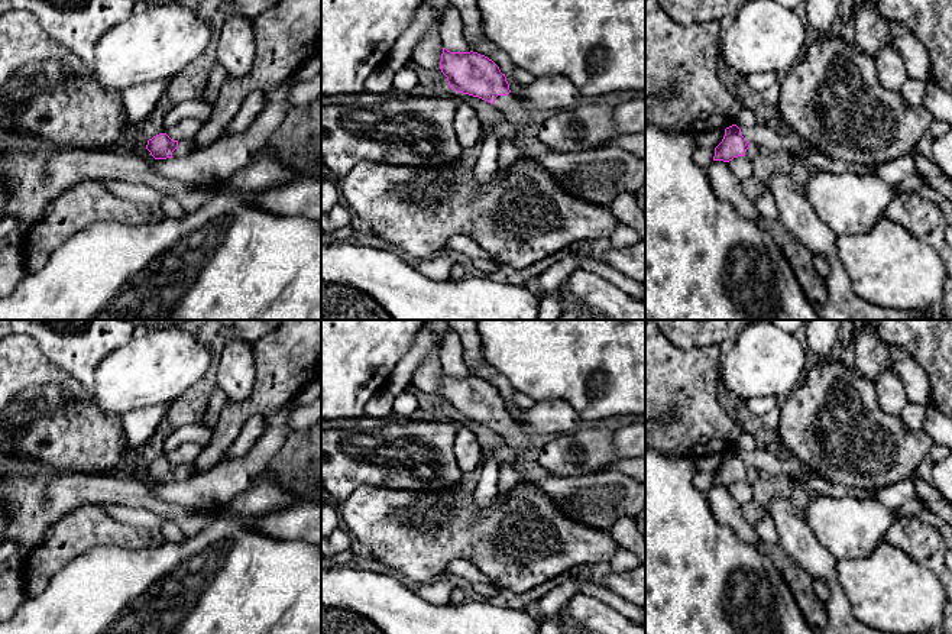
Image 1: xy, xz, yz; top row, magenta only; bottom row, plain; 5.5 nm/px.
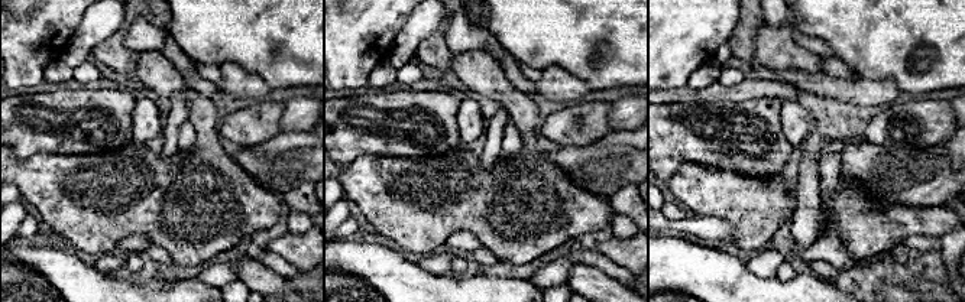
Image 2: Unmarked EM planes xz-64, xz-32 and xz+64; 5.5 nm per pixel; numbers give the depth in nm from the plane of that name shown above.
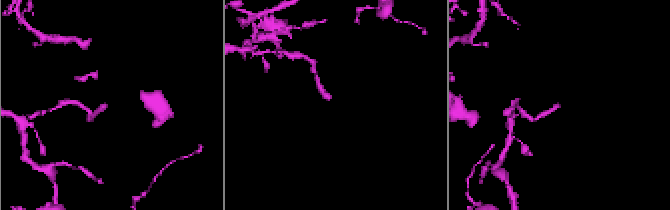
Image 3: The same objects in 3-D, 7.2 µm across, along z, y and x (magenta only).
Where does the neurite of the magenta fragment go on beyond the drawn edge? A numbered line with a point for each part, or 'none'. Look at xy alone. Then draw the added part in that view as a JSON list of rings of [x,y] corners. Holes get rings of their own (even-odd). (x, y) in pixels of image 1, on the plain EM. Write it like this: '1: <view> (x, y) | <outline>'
1: xy (184, 471) | [[[191,463],[178,465],[178,472],[172,476],[172,482],[184,481],[192,475],[195,475],[195,472]]]

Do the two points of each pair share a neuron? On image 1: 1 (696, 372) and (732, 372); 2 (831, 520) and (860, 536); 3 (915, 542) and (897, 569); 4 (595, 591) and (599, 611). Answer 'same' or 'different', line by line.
1: different
2: same
3: different
4: different

